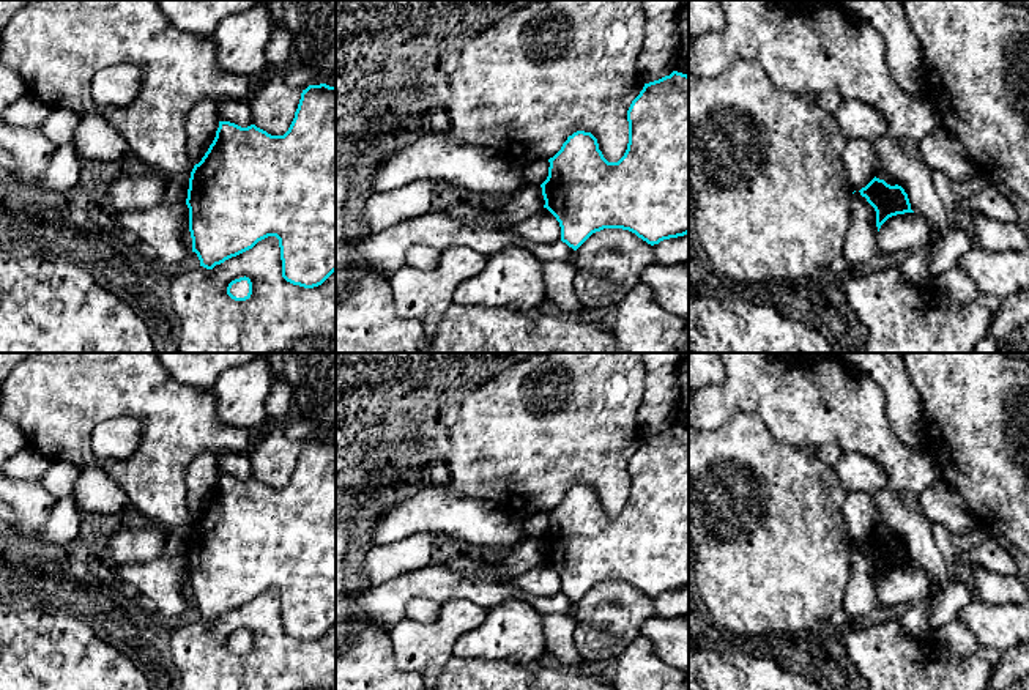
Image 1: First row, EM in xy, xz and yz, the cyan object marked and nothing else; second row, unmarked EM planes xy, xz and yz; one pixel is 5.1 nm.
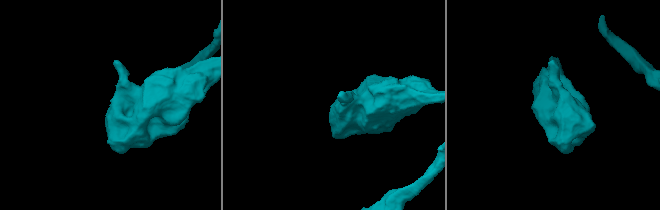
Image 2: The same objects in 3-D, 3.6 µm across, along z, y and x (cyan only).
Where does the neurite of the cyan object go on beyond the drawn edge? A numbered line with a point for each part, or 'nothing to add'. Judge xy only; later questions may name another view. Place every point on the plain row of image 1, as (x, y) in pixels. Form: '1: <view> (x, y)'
nothing to add

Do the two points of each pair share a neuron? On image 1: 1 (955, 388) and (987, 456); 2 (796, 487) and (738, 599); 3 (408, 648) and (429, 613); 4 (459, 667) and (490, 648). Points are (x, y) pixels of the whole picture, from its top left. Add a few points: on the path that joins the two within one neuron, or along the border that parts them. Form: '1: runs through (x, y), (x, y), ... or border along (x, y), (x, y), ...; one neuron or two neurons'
1: runs through (973, 405), (987, 419), (987, 438); one neuron
2: runs through (769, 515), (769, 558), (758, 571); one neuron
3: border along (442, 605), (429, 623), (405, 616); two neurons
4: border along (453, 654), (478, 659), (506, 659), (509, 662); two neurons

